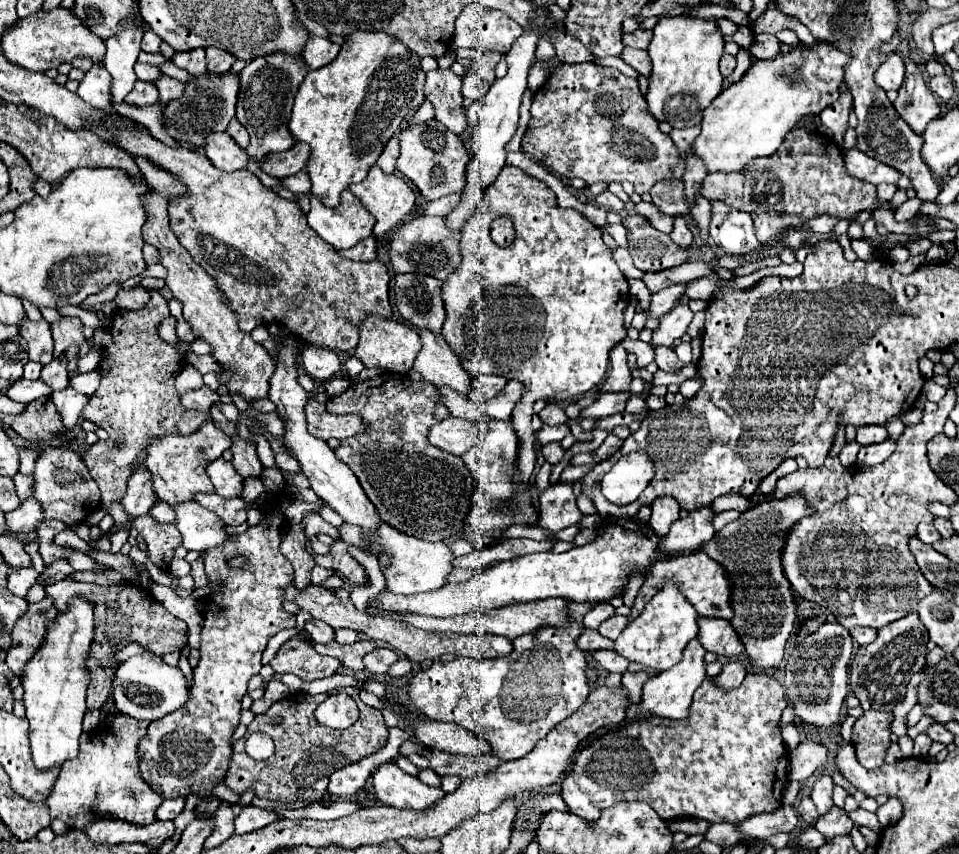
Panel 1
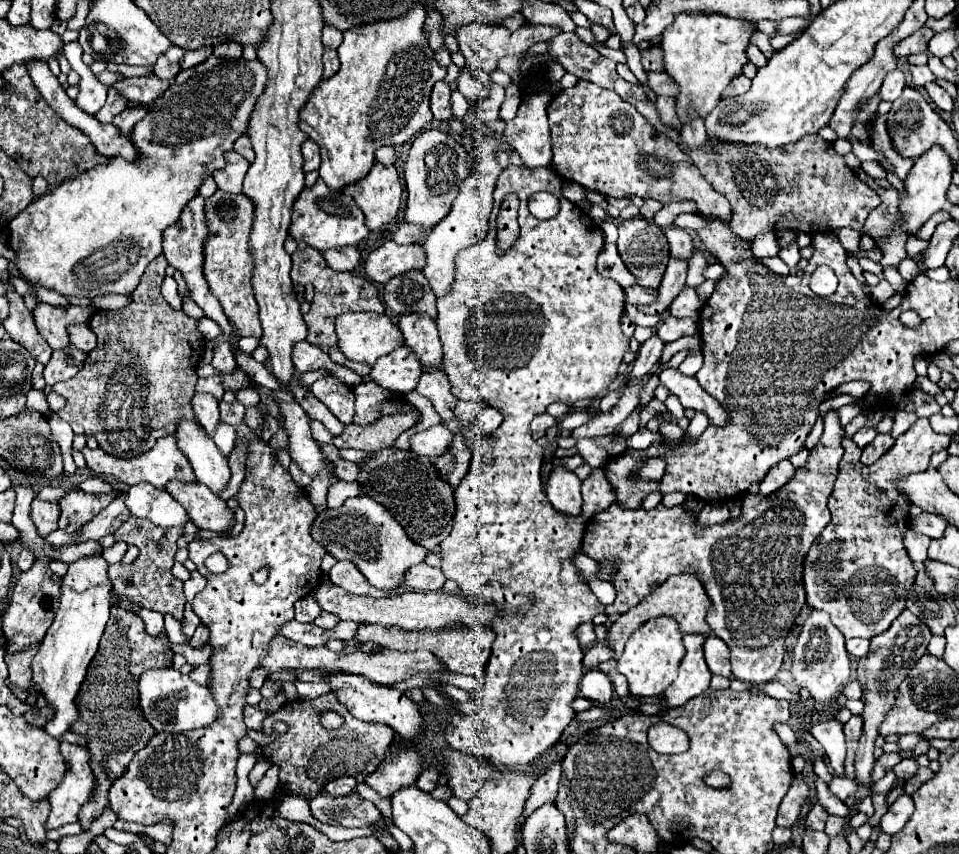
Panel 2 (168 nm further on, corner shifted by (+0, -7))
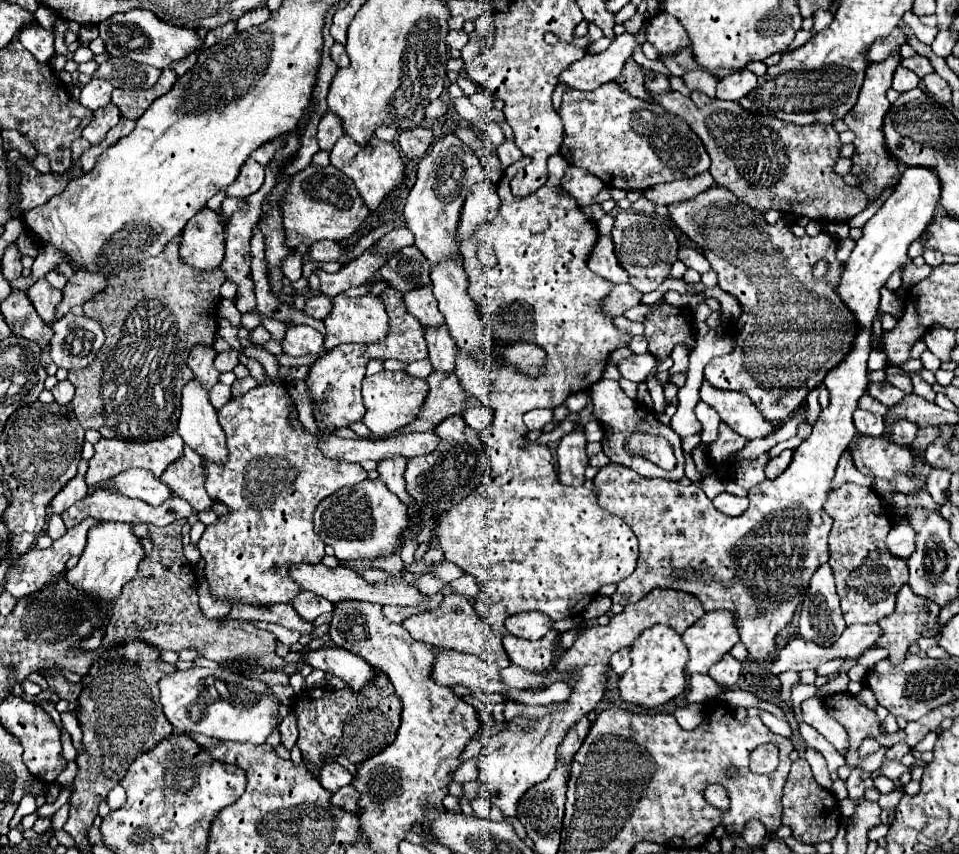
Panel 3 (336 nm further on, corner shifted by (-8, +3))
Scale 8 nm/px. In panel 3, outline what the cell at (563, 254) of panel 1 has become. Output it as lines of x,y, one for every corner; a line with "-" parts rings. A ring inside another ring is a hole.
558,153
552,155
552,157
548,157
548,181
546,181
536,193
528,195
526,199
518,199
518,197
512,195
508,183
510,183
510,179
516,175
516,171
522,169
524,165
528,165
530,161
532,161
532,159
522,157
518,163
510,165
508,169
504,169
502,179
498,181
498,193
500,193
500,201
502,201
502,205
500,205
500,211
498,211
496,219
492,219
492,223
486,223
484,227
480,227
480,231
476,231
478,235
472,235
470,241
464,241
462,247
460,247
460,253
462,253
462,259
464,259
464,271
466,271
468,281
470,281
470,285
468,285
468,295
470,295
470,299
476,303
476,307
478,307
478,311
480,311
480,317
484,317
484,319
488,321
488,327
492,329
490,333
492,333
492,337
496,339
496,345
510,347
512,343
518,343
518,341
530,341
530,343
536,343
538,347
542,347
542,349
546,351
546,359
544,359
544,365
542,365
542,373
536,375
536,377
530,377
530,375
526,375
526,373
522,373
522,371
516,371
516,365
506,363
504,357
496,357
492,363
484,365
476,355
468,355
466,351
460,351
460,349
456,351
456,377
458,377
462,389
464,389
468,395
478,397
478,401
480,401
482,405
492,407
494,413
496,413
496,417
494,417
494,423
490,425
490,433
480,433
480,439
482,439
484,445
488,447
490,469
488,469
486,477
482,479
482,483
480,483
480,485
478,485
468,497
464,497
464,499
458,503
458,507
452,507
452,509
448,511
448,515
442,519
442,523
440,523
440,527
438,527
436,537
438,537
440,549
444,551
444,559
446,559
446,561
452,561
452,563
458,565
464,573
476,577
476,579
482,583
482,593
476,597
474,607
476,607
478,615
480,615
480,617
482,617
492,629
496,629
496,631
500,631
500,633
504,635
502,643
504,643
504,649
506,649
506,653
508,653
510,663
512,663
512,665
518,665
518,667
522,667
524,671
530,671
530,673
548,673
548,669
554,667
556,657
558,657
558,639
560,639
560,631
552,629
552,631
548,631
544,637
540,637
538,641
520,639
520,637
512,635
512,633
504,627
506,617
516,615
516,613
522,613
522,611
542,611
542,613
546,613
546,615
550,617
552,623
556,623
556,621
560,621
560,619
568,619
568,617
580,617
580,615
586,611
586,607
590,605
590,601
598,595
600,587
604,587
604,585
608,585
608,583
620,583
622,579
626,579
628,575
632,575
632,571
636,569
636,561
638,561
638,539
636,539
634,531
632,531
632,529
630,529
620,517
616,517
616,515
608,515
604,509
598,507
598,503
596,503
596,493
594,493
594,491
590,491
590,489
586,489
586,487
564,487
564,485
556,479
556,467
554,467
554,457
552,457
550,447
548,447
548,445
542,445
542,443
538,443
538,441
530,441
530,439
528,439
528,427
524,425
522,417
524,417
526,411
536,409
536,407
558,407
558,405
562,405
570,395
574,395
574,393
578,393
578,391
584,391
584,389
590,389
596,381
602,379
602,373
604,373
604,369
606,369
606,363
608,363
610,355
612,355
616,349
620,349
620,347
628,347
632,335
620,331
620,329
614,325
614,317
610,317
610,315
604,313
604,305
602,305
602,303
604,303
604,299
608,297
608,293
614,289
614,283
608,281
608,279
602,279
600,275
596,275
596,273
592,273
592,271
588,269
588,255
592,253
592,247
596,245
598,229
596,229
596,223
594,223
592,219
588,219
588,215
580,209
580,205
576,203
576,199
574,199
568,191
564,191
562,185
560,185
560,179
562,179
564,171
568,169
568,161
566,161
562,155
558,155

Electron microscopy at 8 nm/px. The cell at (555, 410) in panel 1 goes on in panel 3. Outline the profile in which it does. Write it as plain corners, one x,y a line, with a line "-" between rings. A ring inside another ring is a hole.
532,409
524,415
524,423
532,429
542,429
546,423
550,423
554,419
552,409

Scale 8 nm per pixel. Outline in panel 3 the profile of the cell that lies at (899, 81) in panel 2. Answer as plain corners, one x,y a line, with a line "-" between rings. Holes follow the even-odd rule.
900,65
894,73
894,83
892,83
892,89
896,89
898,93
906,93
914,87
920,85
920,77
914,73
914,71
908,71
904,65

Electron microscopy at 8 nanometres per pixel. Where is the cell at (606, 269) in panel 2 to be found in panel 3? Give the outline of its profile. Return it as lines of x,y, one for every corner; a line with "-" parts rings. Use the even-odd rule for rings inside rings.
600,235
598,243
592,249
592,255
588,259
588,267
596,275
600,275
604,279
610,279
612,283
628,283
628,273
622,267
620,259
616,257
614,241
612,241
610,235

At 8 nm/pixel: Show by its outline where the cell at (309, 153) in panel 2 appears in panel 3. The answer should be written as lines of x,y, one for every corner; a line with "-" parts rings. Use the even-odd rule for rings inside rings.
330,111
320,119
318,123
318,145
322,151
330,151
334,147
334,143
344,135
344,131
340,131
340,119
336,119
336,115
332,115

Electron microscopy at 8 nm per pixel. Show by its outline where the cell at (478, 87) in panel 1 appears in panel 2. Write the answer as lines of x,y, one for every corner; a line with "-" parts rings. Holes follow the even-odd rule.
460,91
452,93
452,111
454,111
454,117
458,117
458,119
462,119
468,111
468,103

